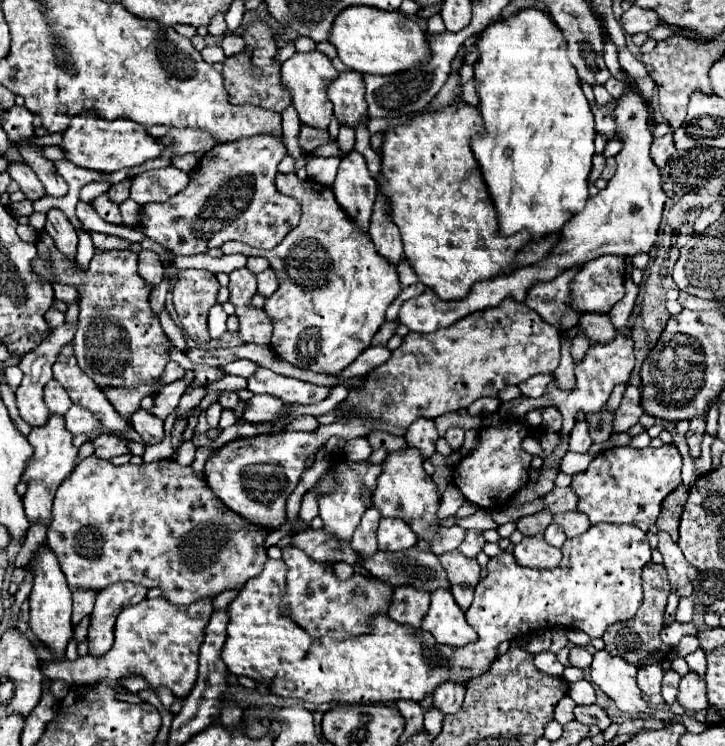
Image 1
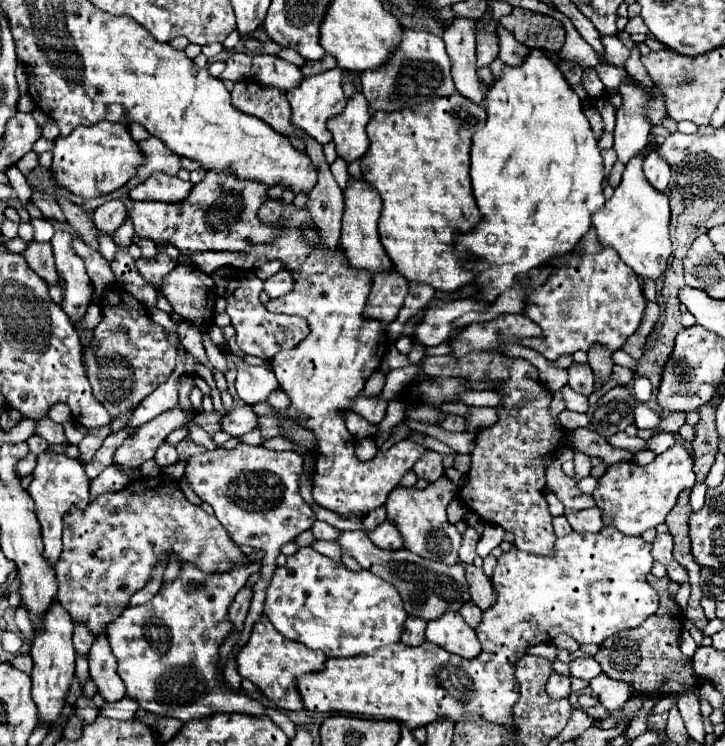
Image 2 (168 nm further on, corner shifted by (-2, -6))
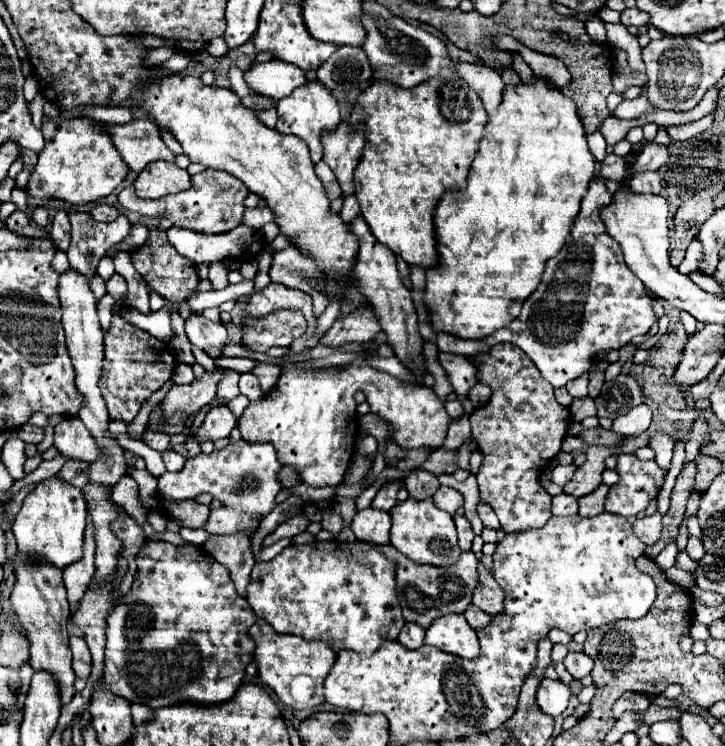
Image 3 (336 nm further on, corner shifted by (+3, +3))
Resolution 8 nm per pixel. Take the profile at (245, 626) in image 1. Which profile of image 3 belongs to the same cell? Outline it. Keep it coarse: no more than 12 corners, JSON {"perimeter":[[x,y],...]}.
{"perimeter":[[250,627],[262,683],[312,709],[336,661],[326,643]]}

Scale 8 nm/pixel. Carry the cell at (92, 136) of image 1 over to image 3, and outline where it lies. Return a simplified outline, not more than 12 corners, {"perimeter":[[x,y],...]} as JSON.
{"perimeter":[[88,117],[42,123],[28,181],[72,205],[110,195],[128,175],[112,137]]}

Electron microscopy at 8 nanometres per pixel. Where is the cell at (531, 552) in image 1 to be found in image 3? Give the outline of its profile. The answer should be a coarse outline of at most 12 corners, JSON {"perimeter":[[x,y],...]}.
{"perimeter":[[520,347],[470,359],[480,501],[504,533],[540,529],[540,471],[570,411]]}

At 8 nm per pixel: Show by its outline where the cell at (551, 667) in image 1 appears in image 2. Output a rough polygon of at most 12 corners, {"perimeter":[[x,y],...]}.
{"perimeter":[[553,672],[547,694],[553,700],[569,698],[569,678]]}

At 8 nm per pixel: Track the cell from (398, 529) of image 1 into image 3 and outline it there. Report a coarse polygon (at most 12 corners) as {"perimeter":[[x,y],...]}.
{"perimeter":[[378,509],[358,511],[352,531],[358,541],[388,543],[390,515]]}

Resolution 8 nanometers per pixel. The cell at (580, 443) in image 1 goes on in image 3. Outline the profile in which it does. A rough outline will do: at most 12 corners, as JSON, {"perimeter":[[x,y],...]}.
{"perimeter":[[576,463],[556,465],[552,481],[562,487],[574,477]]}

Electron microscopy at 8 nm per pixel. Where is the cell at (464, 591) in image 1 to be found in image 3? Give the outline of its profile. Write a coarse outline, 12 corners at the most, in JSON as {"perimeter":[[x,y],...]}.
{"perimeter":[[470,603],[464,611],[472,629],[488,625],[490,615]]}

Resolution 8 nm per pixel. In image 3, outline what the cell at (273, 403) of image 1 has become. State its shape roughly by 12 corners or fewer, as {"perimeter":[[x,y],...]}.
{"perimeter":[[214,405],[196,429],[198,441],[228,437],[236,415],[228,405]]}

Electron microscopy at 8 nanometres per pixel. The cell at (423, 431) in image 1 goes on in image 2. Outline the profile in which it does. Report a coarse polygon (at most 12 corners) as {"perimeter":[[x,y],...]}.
{"perimeter":[[429,450],[415,466],[417,478],[435,482],[443,474],[441,454]]}

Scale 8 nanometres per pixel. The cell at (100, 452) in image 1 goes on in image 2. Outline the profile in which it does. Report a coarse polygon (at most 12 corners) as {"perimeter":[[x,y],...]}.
{"perimeter":[[171,410],[137,428],[113,462],[137,468],[157,446],[187,424],[185,410]]}

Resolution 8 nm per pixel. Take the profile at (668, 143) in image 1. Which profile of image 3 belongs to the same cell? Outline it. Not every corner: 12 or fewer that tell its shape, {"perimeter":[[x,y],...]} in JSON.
{"perimeter":[[658,171],[634,173],[628,185],[634,193],[660,193]]}

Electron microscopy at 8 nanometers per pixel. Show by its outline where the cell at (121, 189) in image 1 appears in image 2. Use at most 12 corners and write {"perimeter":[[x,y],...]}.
{"perimeter":[[123,200],[93,212],[95,226],[109,236],[125,222]]}

